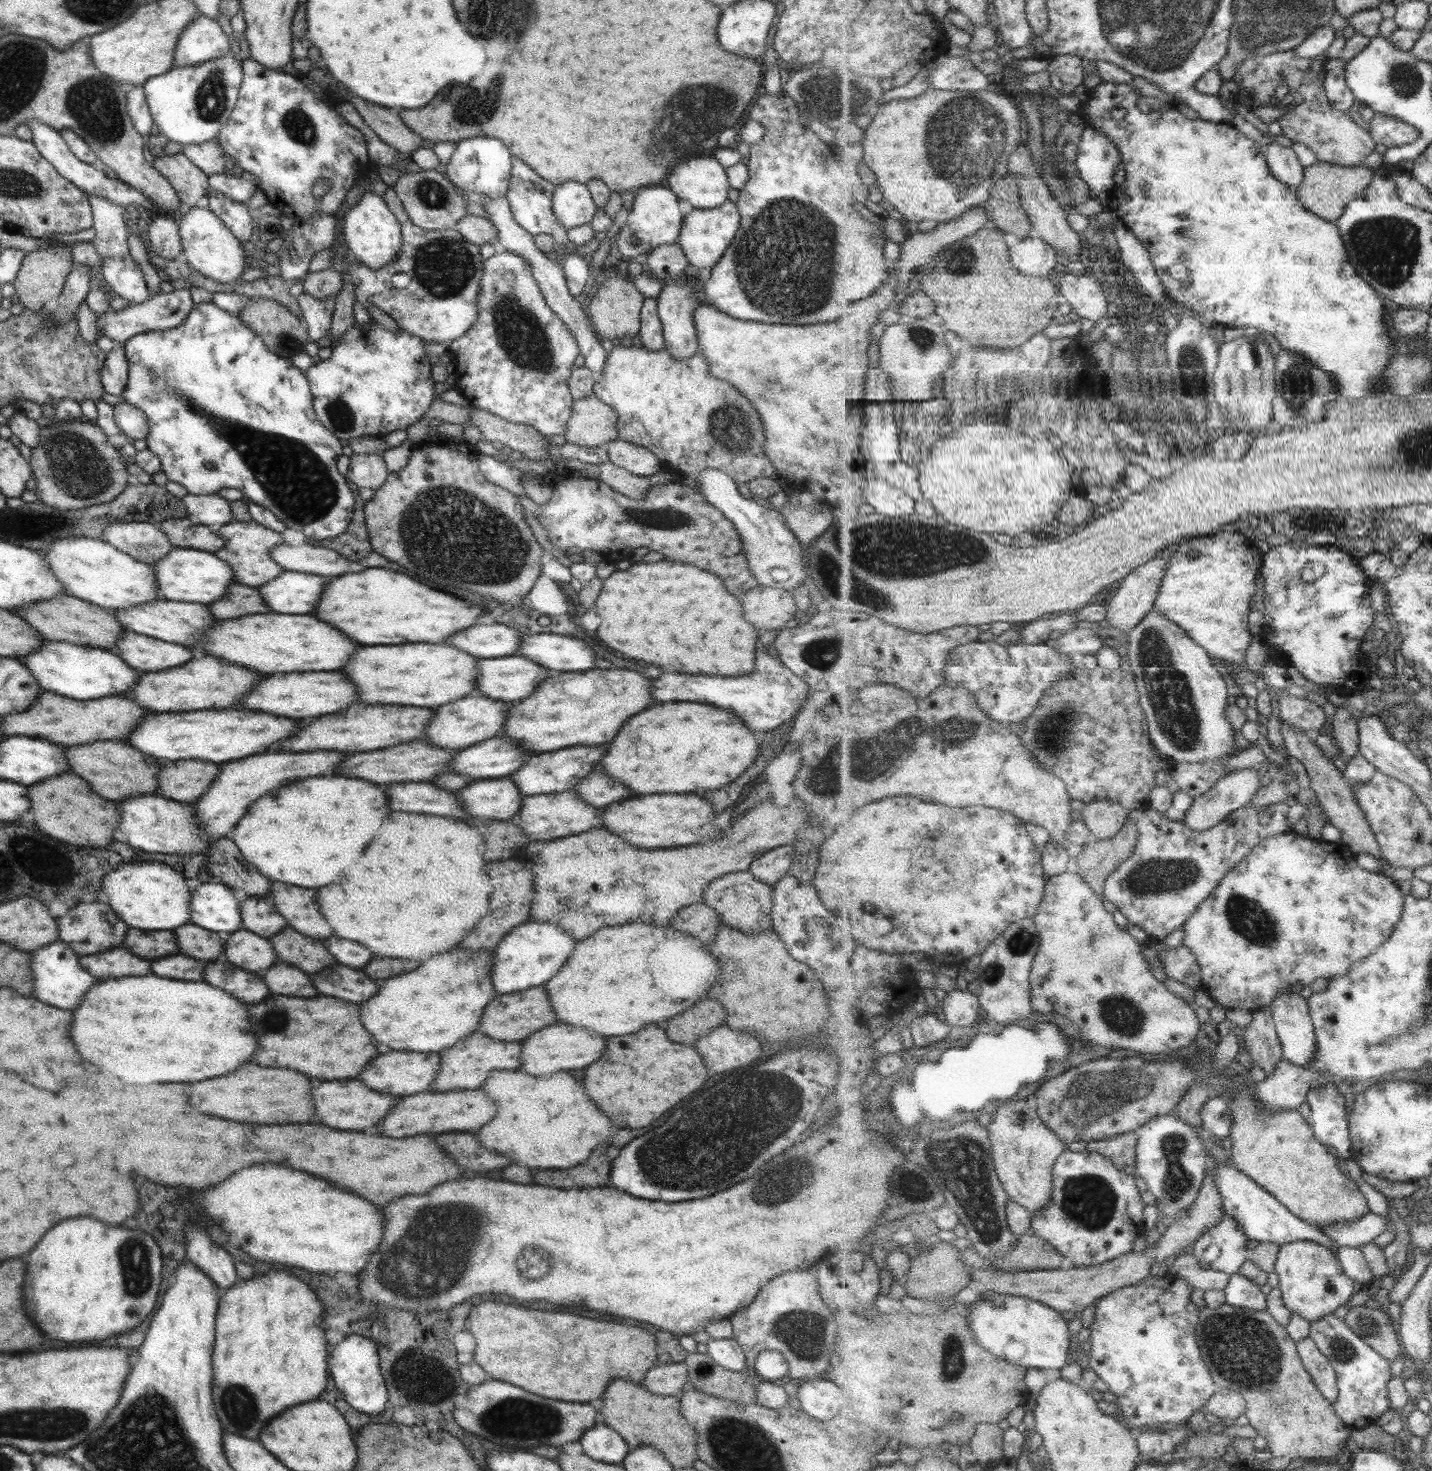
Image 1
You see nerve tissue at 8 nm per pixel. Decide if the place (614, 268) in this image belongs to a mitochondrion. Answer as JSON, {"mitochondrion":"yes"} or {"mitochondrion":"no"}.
{"mitochondrion":"no"}

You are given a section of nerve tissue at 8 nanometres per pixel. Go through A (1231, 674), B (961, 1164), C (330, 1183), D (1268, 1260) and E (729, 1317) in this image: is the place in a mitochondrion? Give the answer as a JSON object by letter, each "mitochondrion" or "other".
{"A":"other","B":"mitochondrion","C":"other","D":"other","E":"other"}

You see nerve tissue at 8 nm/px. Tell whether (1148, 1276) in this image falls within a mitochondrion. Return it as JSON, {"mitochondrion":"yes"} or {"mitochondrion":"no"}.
{"mitochondrion":"no"}

